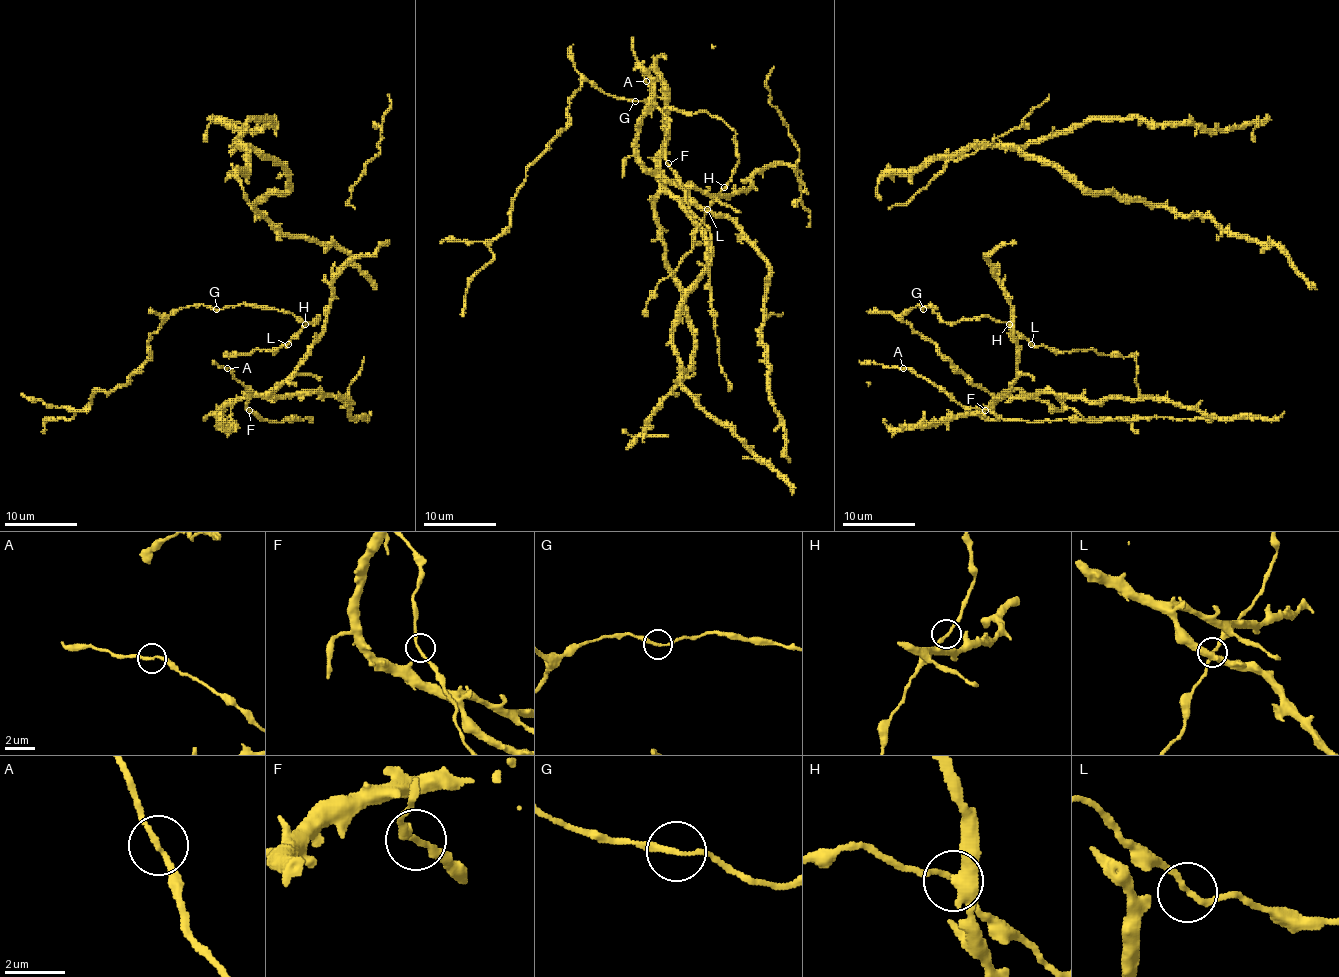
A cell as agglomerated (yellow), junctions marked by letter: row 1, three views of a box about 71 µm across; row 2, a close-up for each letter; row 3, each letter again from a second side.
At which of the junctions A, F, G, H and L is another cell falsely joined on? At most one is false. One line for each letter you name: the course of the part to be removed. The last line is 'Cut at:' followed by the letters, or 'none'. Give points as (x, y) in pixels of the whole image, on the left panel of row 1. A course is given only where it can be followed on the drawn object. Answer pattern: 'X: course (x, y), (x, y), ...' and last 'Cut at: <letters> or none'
Cut at: none

